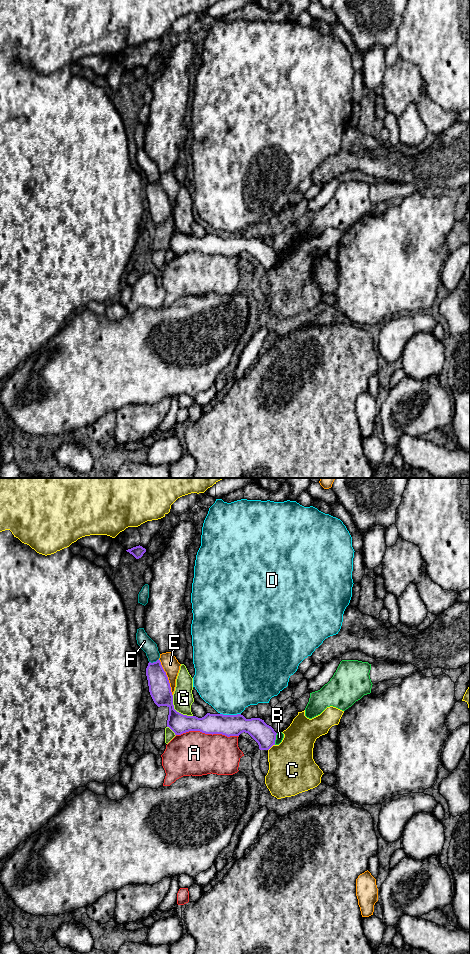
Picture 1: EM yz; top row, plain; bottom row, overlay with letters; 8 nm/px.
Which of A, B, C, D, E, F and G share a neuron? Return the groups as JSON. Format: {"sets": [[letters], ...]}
{"sets": [["A"], ["B"], ["C"], ["D"], ["E"], ["F"], ["G"]]}

